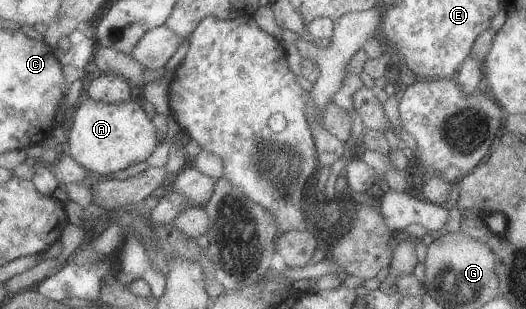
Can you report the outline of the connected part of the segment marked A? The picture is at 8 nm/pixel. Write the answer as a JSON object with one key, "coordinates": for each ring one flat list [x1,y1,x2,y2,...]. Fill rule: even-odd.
{"coordinates":[[105,72,88,86,88,98,77,107,69,128,66,150,92,174,113,174,127,170,147,158,162,143,153,120,133,97,133,84,120,74]]}

